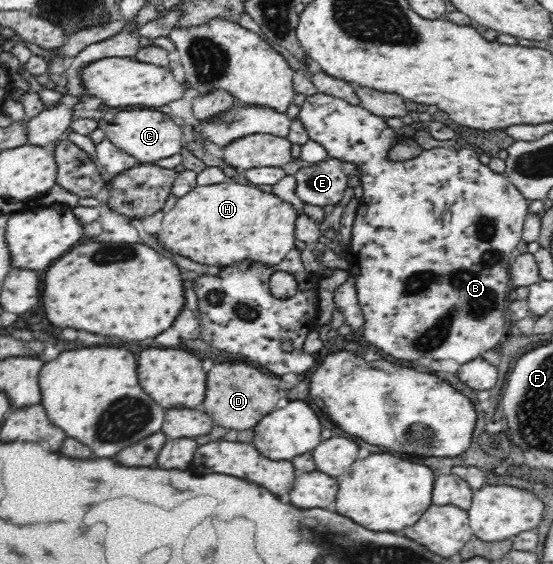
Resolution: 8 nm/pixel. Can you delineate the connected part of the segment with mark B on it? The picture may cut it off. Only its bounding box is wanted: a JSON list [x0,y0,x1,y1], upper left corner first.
[298,93,529,364]

